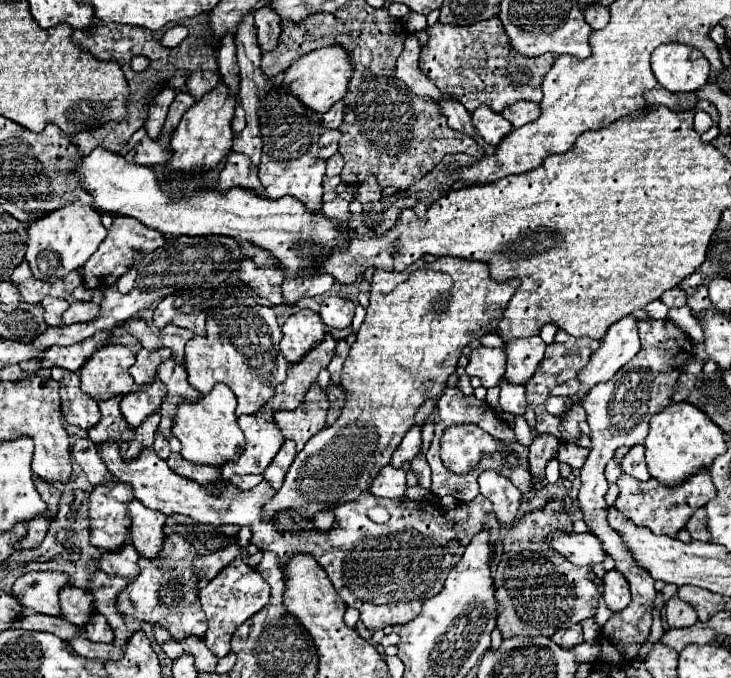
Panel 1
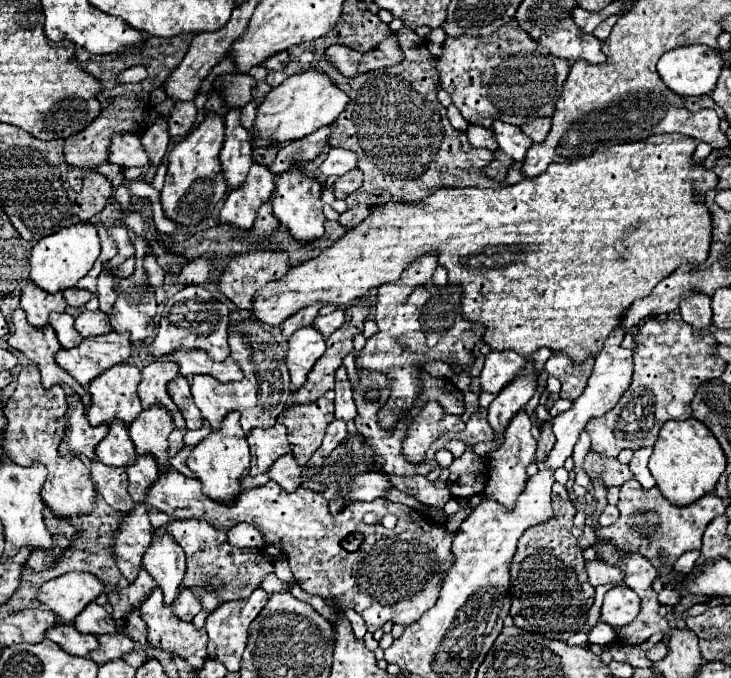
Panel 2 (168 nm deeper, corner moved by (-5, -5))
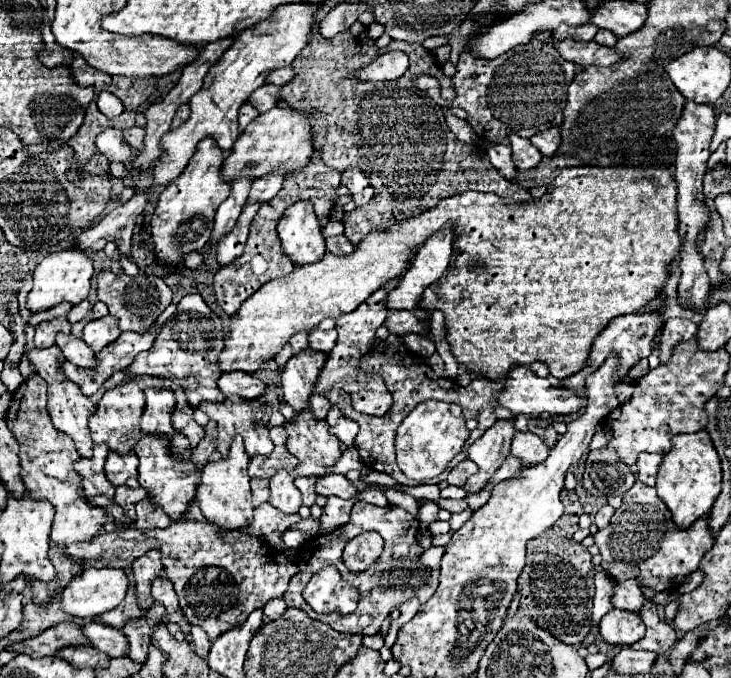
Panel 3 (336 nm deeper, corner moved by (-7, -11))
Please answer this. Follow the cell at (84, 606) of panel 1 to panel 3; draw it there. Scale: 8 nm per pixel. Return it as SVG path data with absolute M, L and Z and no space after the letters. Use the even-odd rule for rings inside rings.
M89 623L83 627L83 633L91 639L95 649L107 653L111 659L127 657L127 653L129 653L129 643L127 643L123 631L119 631L119 629L113 629L103 623Z

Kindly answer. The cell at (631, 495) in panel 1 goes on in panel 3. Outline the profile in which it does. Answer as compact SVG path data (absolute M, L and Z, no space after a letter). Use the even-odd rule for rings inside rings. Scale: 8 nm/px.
M637 481L625 495L623 505L615 511L611 523L593 535L601 551L601 567L617 581L639 579L643 587L653 591L675 591L687 575L699 569L703 555L713 547L713 535L707 527L707 517L701 517L693 527L679 531L669 509L657 497L653 487Z

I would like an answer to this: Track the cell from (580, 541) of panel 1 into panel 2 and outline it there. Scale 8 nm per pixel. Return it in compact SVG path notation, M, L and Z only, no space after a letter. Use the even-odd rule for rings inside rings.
M599 557L593 561L585 561L585 571L587 571L589 583L593 587L597 587L597 585L621 585L623 583L623 571L619 567L605 563Z

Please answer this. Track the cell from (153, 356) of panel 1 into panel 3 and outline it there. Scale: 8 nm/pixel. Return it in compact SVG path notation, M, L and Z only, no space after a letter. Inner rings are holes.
M145 389L147 405L141 417L141 431L147 435L165 435L171 437L175 433L171 425L171 413L175 407L173 391L167 389Z

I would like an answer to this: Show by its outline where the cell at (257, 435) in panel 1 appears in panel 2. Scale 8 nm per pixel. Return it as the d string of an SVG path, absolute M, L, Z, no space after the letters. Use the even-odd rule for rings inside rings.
M277 423L269 429L251 429L247 441L251 447L249 475L267 473L275 459L291 453L291 443L287 441L287 429L283 423Z

